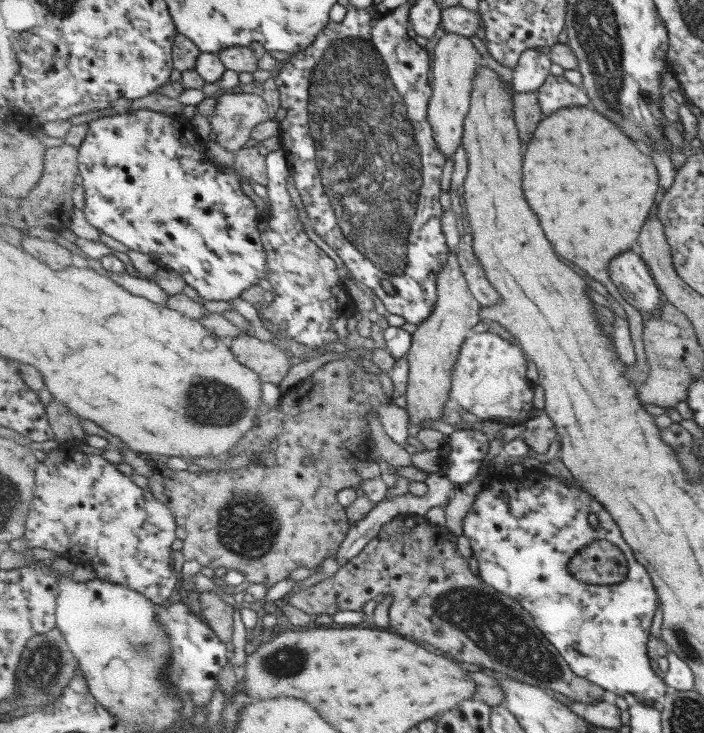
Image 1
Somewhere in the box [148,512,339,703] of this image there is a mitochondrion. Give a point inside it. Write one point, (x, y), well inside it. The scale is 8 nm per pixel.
(286, 662)

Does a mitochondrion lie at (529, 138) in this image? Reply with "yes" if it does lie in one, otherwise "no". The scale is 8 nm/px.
no

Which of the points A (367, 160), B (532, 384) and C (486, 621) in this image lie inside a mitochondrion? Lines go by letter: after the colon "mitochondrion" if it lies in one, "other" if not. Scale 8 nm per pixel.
A: mitochondrion
B: other
C: mitochondrion

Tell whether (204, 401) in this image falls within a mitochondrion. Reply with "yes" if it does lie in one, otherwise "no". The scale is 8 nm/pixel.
yes

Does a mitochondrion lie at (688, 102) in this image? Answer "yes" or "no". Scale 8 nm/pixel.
no

